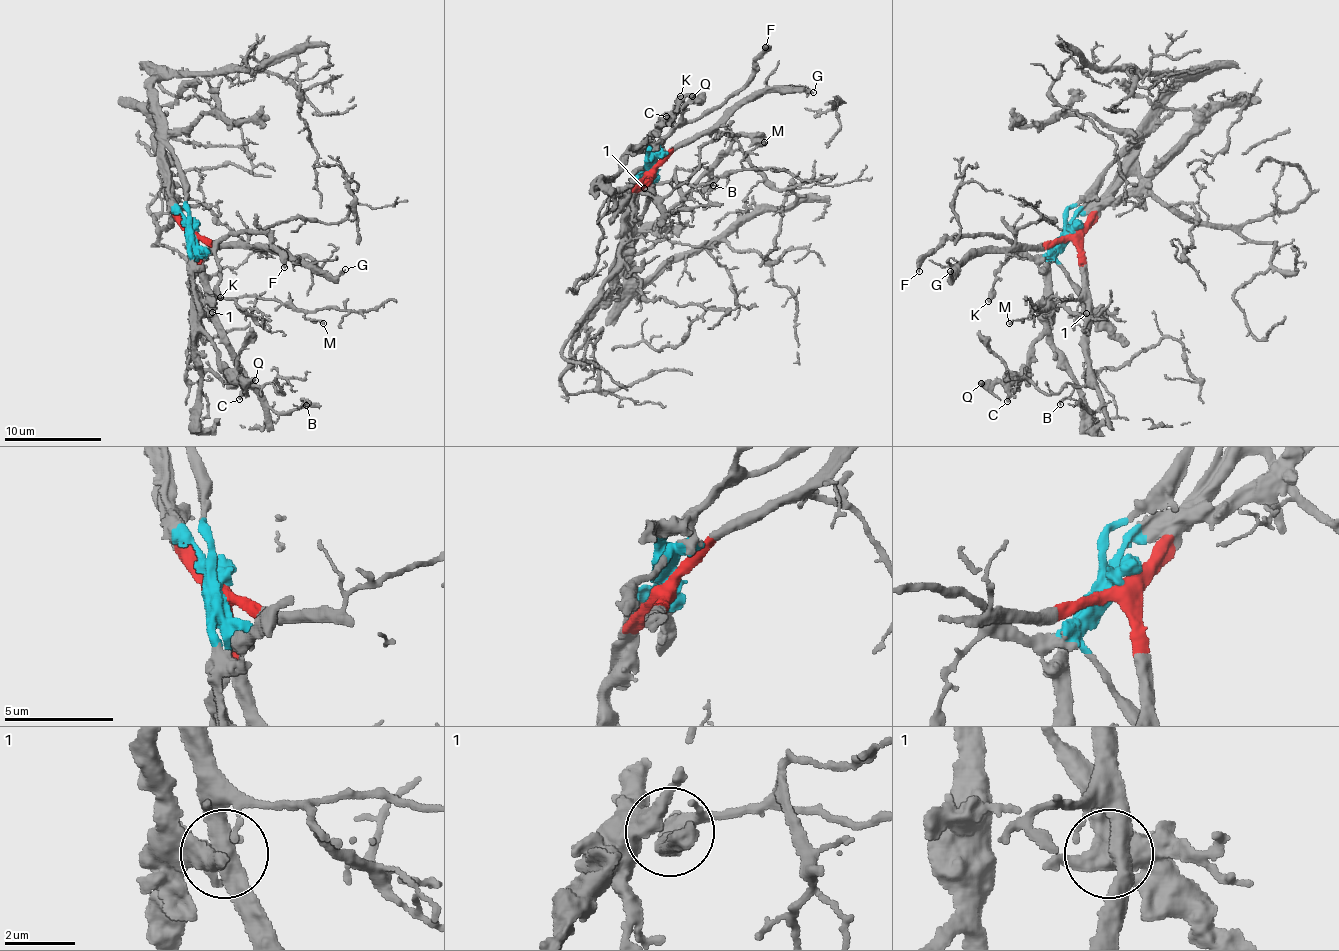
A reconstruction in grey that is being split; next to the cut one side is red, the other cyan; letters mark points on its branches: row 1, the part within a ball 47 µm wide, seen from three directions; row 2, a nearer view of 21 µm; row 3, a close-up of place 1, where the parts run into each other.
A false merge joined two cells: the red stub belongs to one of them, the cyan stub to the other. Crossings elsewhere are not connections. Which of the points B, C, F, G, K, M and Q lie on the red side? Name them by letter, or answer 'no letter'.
B, G, M

